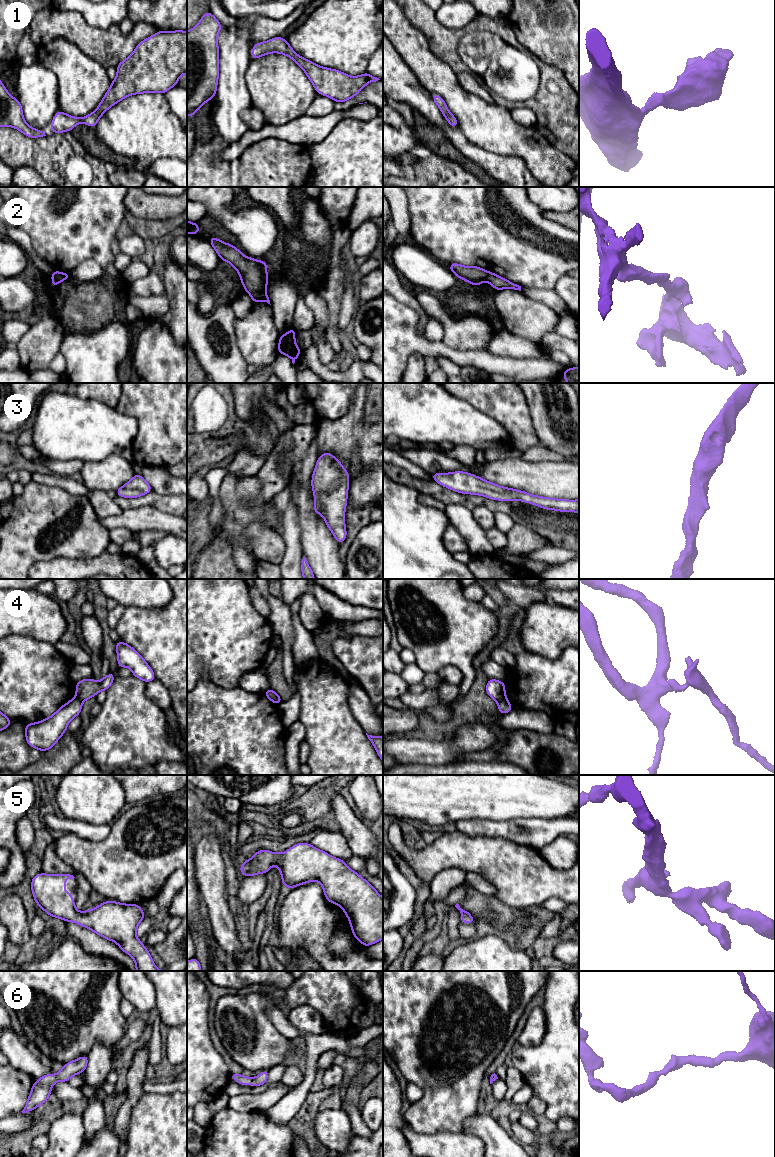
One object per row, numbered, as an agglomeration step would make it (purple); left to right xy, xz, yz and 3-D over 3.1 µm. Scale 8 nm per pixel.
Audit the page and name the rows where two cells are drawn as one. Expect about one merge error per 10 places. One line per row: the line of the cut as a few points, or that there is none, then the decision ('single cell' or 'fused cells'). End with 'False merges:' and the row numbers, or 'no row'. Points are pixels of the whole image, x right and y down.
1: cut none; single cell
2: cut none; single cell
3: cut none; single cell
4: cut yz (506, 699), (500, 699), (497, 702); fused cells
5: cut none; single cell
6: cut none; single cell
False merges: 4

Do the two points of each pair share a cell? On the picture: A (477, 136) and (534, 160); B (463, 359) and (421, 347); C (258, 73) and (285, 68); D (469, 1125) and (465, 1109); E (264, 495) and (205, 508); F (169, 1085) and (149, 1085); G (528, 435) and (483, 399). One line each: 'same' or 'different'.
A: same
B: same
C: same
D: different
E: different
F: same
G: same

